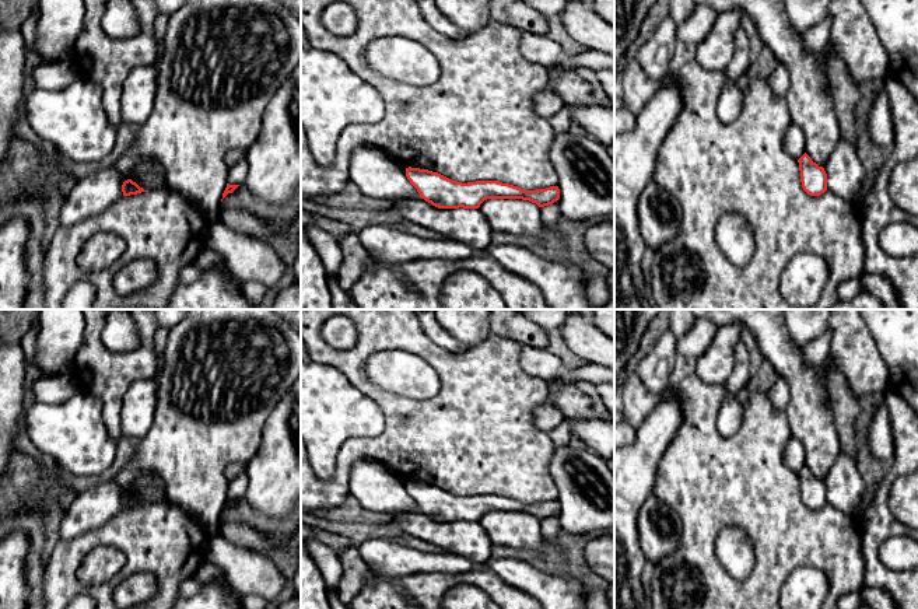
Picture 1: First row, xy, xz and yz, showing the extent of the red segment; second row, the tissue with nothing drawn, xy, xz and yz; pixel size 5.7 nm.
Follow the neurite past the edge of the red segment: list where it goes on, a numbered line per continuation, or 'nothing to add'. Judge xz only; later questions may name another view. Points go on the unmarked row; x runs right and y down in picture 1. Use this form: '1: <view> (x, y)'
nothing to add

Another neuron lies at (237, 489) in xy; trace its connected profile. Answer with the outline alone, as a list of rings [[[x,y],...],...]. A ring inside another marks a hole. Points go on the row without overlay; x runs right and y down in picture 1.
[[[246,470],[241,472],[234,480],[230,482],[227,497],[242,498],[249,487],[249,477]]]

